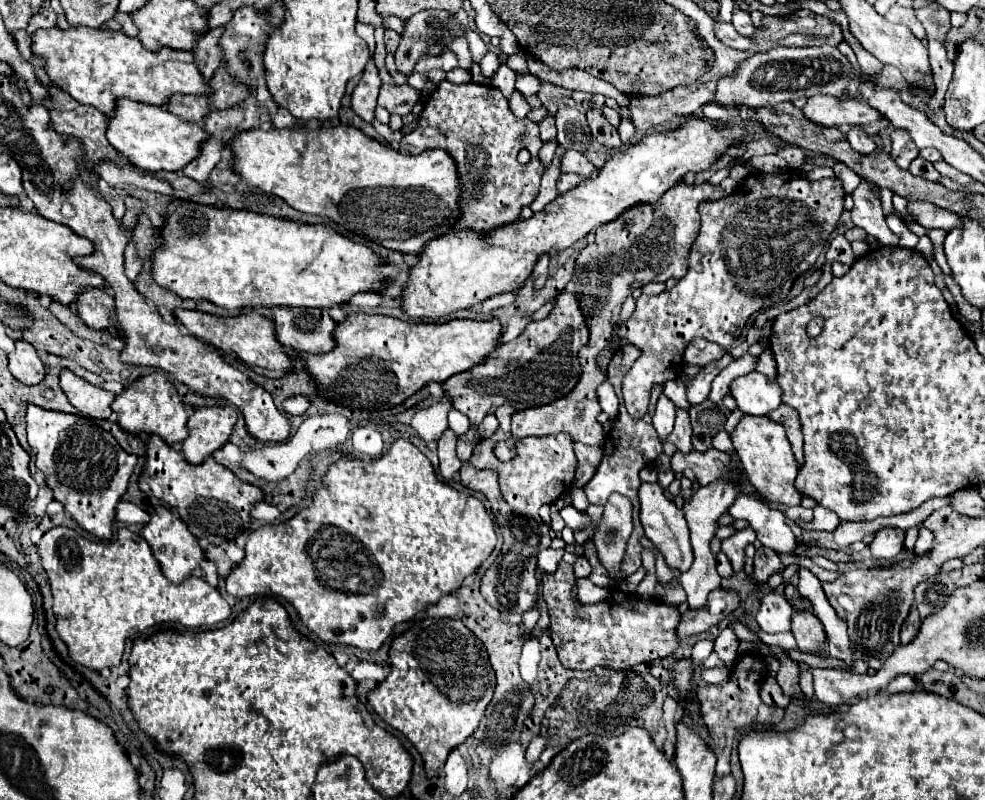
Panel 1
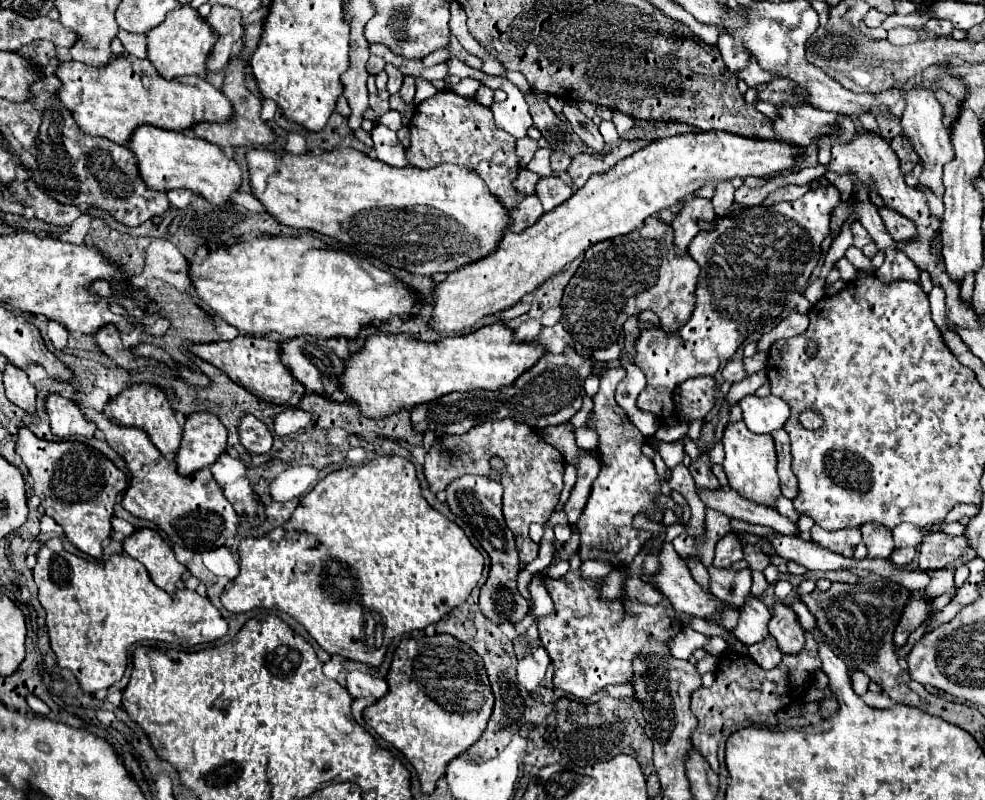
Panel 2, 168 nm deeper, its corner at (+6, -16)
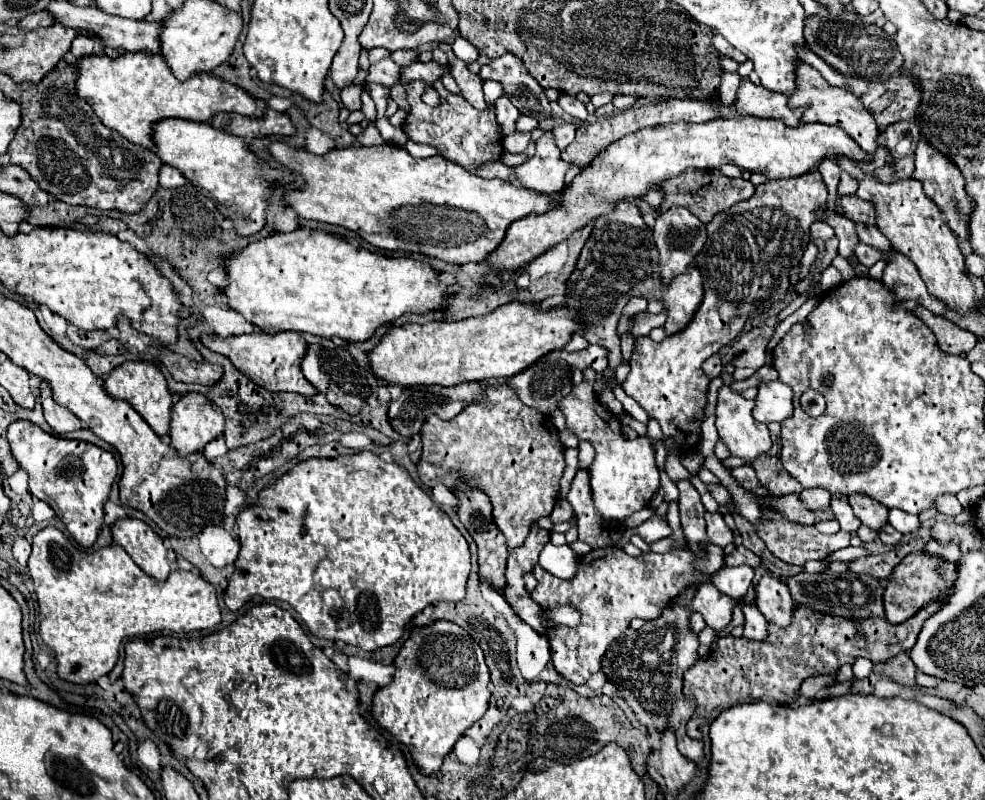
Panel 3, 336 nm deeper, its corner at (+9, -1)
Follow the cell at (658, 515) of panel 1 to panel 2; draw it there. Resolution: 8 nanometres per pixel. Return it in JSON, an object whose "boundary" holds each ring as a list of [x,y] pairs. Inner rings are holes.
{"boundary":[[[665,542],[663,548],[659,550],[659,554],[657,554],[657,560],[659,560],[659,570],[657,570],[655,574],[649,574],[649,582],[653,582],[653,584],[669,598],[669,602],[671,602],[673,608],[675,608],[677,618],[679,618],[681,614],[691,614],[691,616],[707,618],[707,616],[711,616],[715,610],[721,610],[719,626],[725,626],[725,628],[729,628],[729,630],[733,630],[733,628],[737,626],[739,612],[733,610],[733,608],[727,608],[727,604],[723,604],[723,602],[717,600],[715,596],[705,594],[705,592],[701,590],[701,586],[693,580],[693,576],[691,576],[691,572],[689,572],[689,566],[687,566],[685,558],[681,558],[681,556],[675,552],[673,544]]]}

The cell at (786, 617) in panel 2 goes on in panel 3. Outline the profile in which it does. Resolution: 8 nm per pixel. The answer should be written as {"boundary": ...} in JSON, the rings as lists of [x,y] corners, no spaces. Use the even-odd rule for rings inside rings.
{"boundary":[[[762,575],[756,583],[756,607],[766,621],[780,627],[790,625],[790,617],[794,615],[794,601],[786,583],[772,575]]]}

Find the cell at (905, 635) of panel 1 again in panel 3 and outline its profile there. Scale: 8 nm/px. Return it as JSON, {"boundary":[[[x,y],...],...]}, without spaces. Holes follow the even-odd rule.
{"boundary":[[[918,551],[918,553],[910,553],[902,559],[900,565],[894,567],[894,573],[888,579],[888,587],[884,591],[884,611],[886,611],[886,619],[890,623],[902,623],[906,619],[910,619],[918,609],[922,609],[922,605],[928,605],[930,601],[936,599],[946,599],[956,583],[956,575],[958,573],[958,565],[956,563],[946,563],[942,561],[942,557],[930,557],[930,553]]]}

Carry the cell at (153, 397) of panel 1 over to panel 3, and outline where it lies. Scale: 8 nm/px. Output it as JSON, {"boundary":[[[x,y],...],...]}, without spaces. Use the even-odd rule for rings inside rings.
{"boundary":[[[124,361],[124,365],[118,369],[112,369],[110,375],[104,379],[104,389],[114,397],[128,401],[140,415],[142,419],[152,427],[156,435],[166,435],[168,425],[170,425],[170,409],[172,409],[172,395],[166,387],[166,379],[158,365],[146,363],[146,361]]]}

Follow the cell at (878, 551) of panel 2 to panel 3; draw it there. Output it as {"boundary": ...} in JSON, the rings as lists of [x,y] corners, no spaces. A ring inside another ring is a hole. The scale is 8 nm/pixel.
{"boundary":[[[858,493],[854,497],[848,499],[852,509],[854,509],[854,515],[862,521],[862,525],[878,531],[882,525],[886,525],[888,521],[888,509],[886,505],[874,501],[872,497],[866,497],[864,493]]]}

